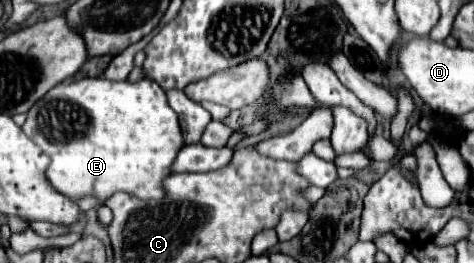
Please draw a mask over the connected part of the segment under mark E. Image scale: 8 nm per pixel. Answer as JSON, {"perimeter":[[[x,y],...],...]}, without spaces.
{"perimeter":[[[85,77],[79,81],[63,81],[39,99],[27,113],[23,131],[51,159],[47,167],[49,183],[65,197],[97,195],[101,201],[115,191],[127,191],[139,199],[161,199],[163,179],[171,173],[169,167],[183,147],[181,129],[175,111],[167,105],[165,91],[151,79],[141,81],[109,81],[105,77]]]}

